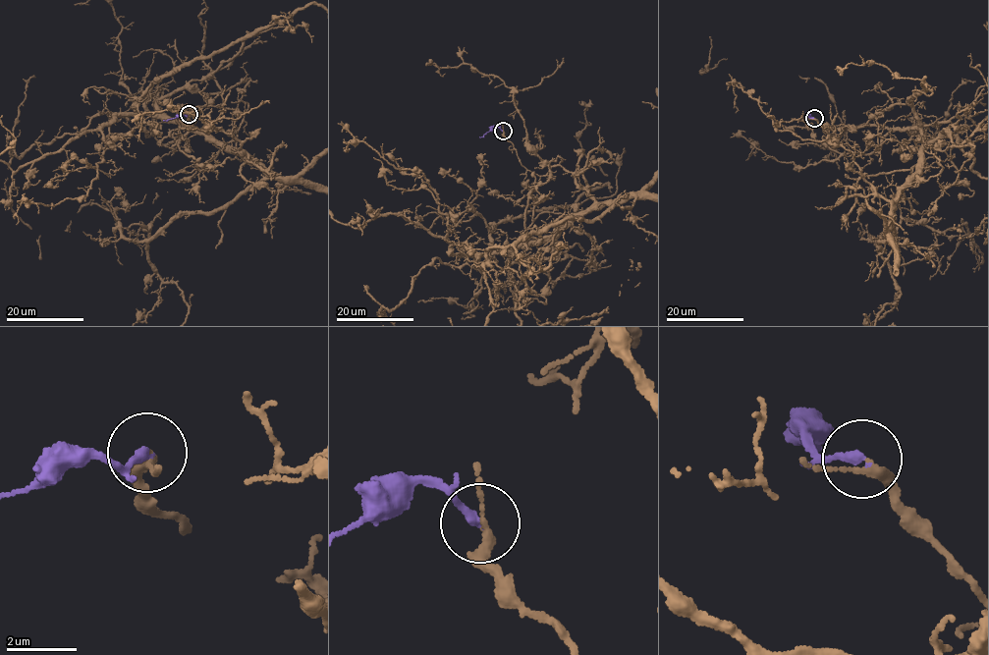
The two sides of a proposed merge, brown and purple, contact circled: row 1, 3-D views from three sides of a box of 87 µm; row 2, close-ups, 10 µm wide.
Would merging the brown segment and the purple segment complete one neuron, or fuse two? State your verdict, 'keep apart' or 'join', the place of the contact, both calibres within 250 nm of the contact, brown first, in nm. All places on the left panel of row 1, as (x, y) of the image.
join | (189, 114) | 240/280 nm

